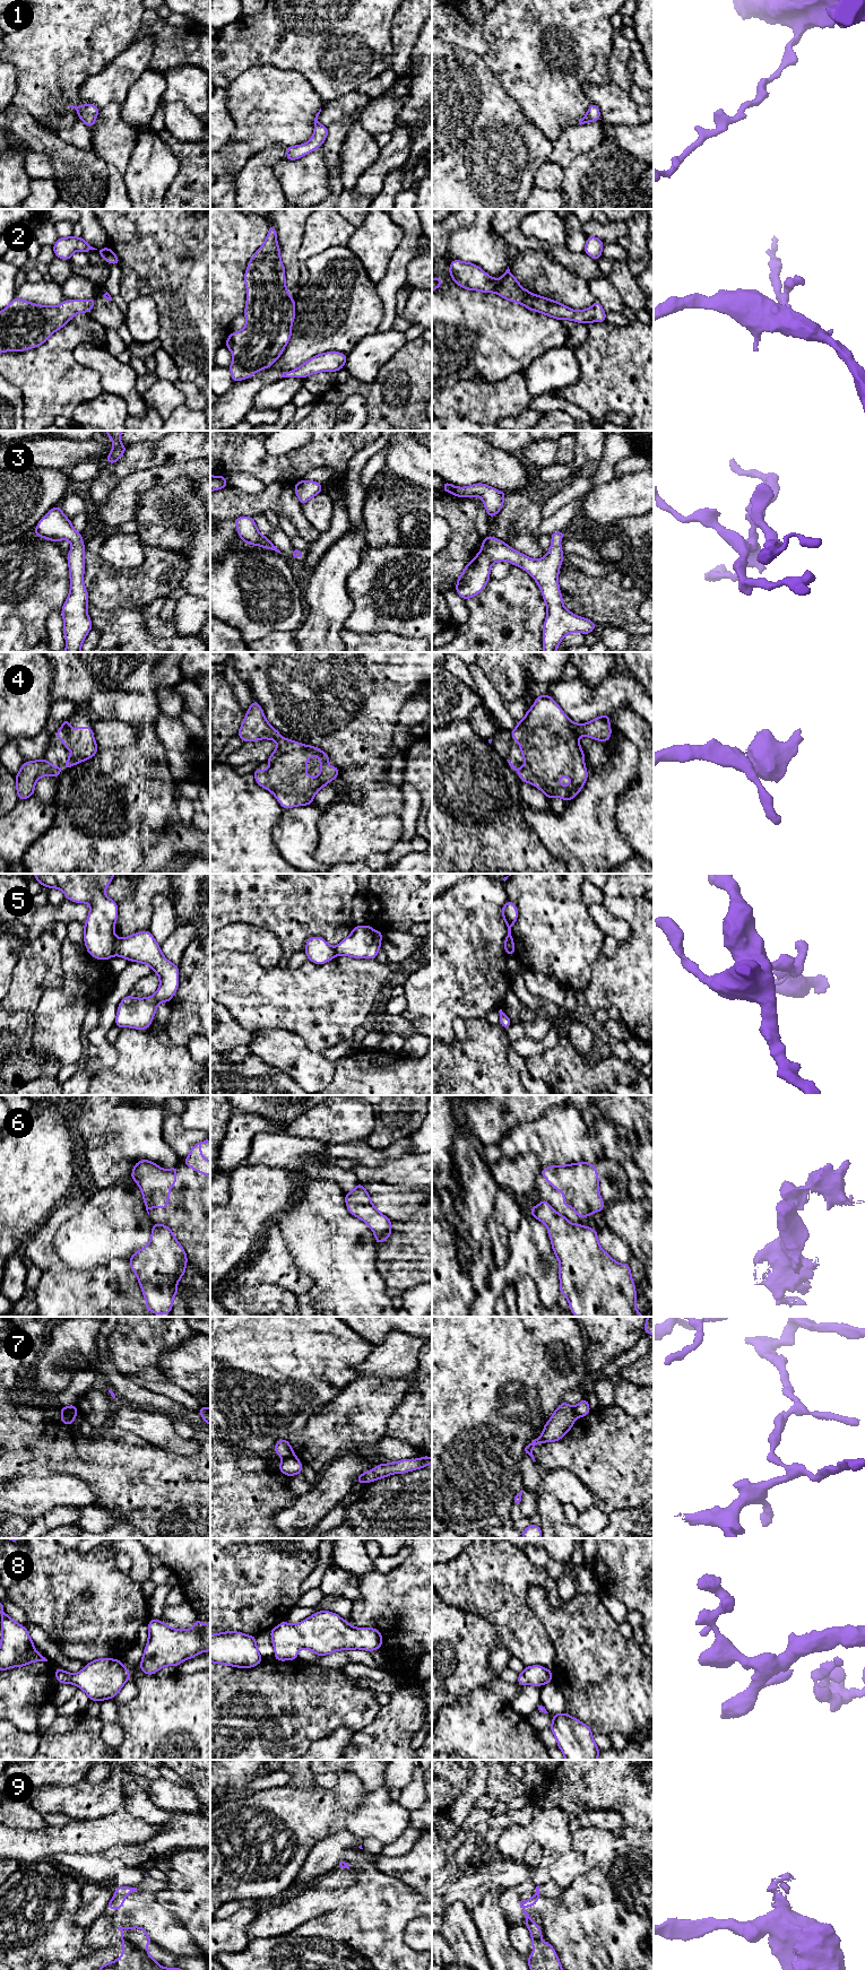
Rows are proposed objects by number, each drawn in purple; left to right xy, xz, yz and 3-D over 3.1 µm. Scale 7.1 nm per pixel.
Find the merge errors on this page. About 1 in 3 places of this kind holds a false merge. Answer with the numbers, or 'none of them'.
5, 6, 7, 9

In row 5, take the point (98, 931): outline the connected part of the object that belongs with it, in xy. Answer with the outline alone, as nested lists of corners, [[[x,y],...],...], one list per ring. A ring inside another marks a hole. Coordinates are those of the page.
[[[33,874],[42,886],[59,888],[67,900],[90,905],[84,941],[90,956],[110,960],[114,954],[118,904],[105,895],[115,874]]]

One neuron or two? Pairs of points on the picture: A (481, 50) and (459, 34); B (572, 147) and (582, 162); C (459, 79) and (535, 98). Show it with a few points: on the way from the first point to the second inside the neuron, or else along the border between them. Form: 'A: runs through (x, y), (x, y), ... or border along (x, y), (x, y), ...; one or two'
A: runs through (475, 44), (465, 35); one
B: border along (585, 153), (577, 156), (564, 170); two
C: border along (489, 68), (520, 111); two

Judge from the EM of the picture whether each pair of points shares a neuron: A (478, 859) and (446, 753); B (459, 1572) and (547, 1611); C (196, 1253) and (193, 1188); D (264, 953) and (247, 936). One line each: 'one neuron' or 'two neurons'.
A: one neuron
B: two neurons
C: one neuron
D: one neuron

